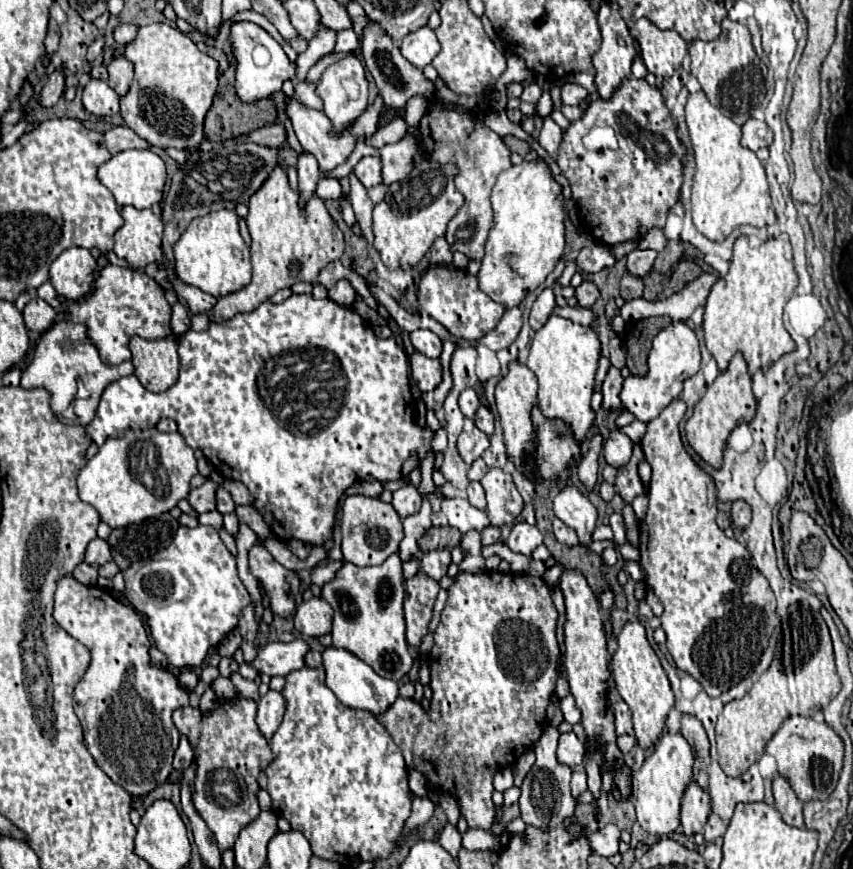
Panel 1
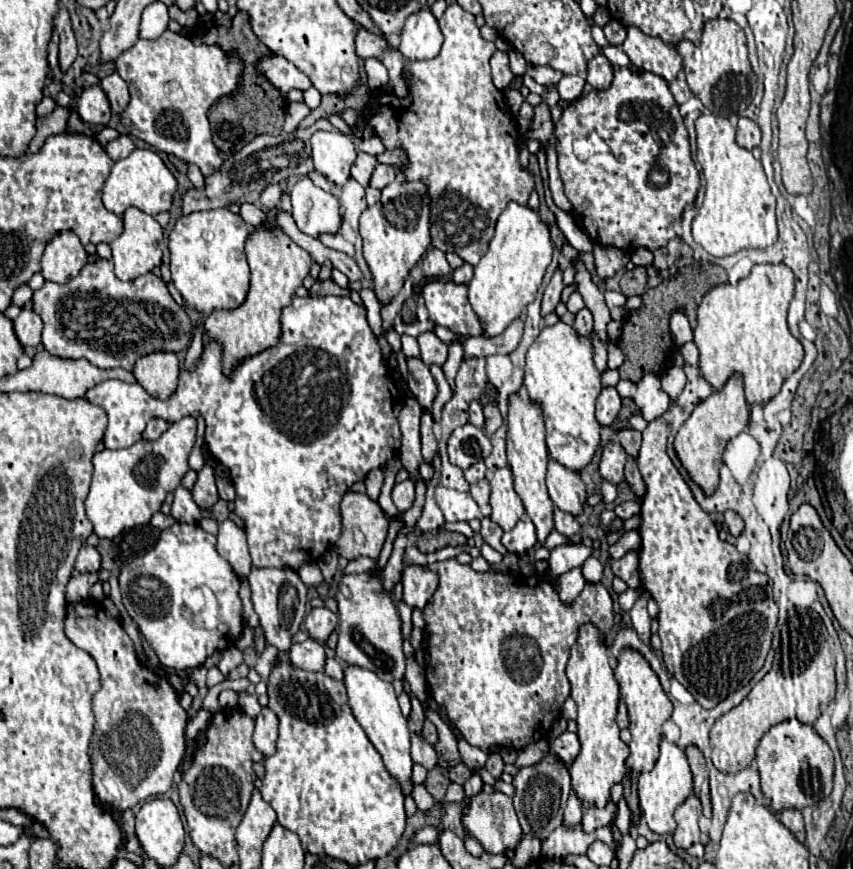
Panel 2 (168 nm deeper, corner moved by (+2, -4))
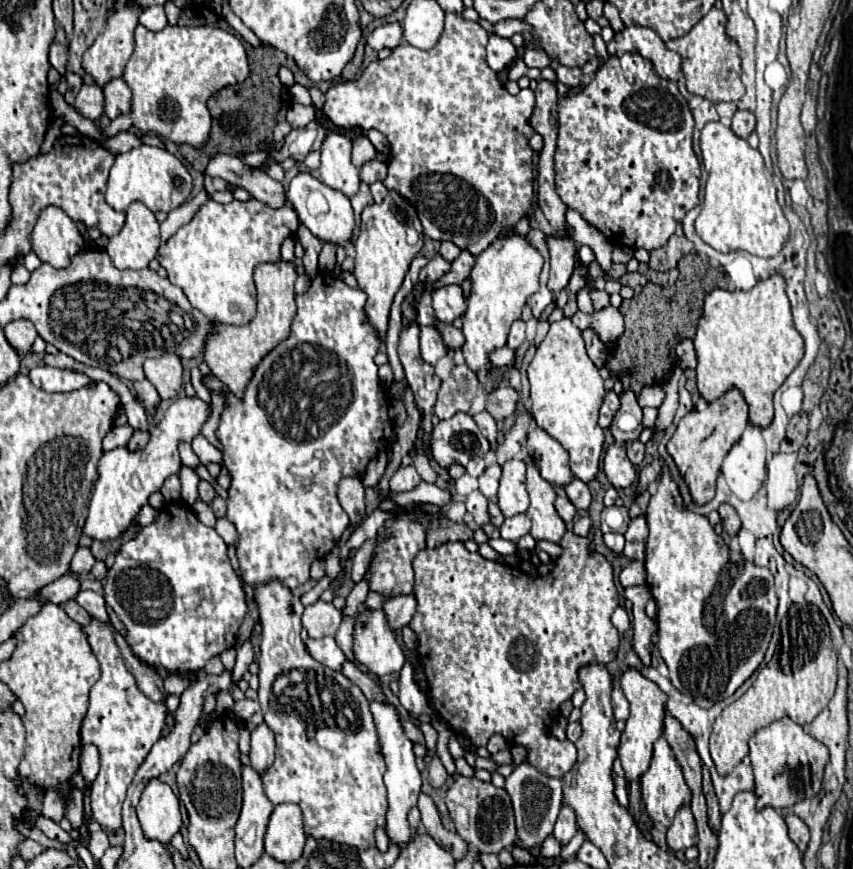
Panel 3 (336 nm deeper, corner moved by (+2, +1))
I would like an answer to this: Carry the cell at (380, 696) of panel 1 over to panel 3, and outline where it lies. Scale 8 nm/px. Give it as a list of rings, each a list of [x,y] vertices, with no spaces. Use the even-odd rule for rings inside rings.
[[[370,702],[370,710],[374,714],[374,724],[378,728],[378,738],[382,744],[382,754],[386,760],[386,774],[384,774],[384,784],[388,788],[388,814],[386,814],[386,834],[388,838],[402,850],[408,846],[410,838],[412,838],[412,830],[408,826],[408,810],[412,806],[416,806],[418,802],[418,794],[420,794],[420,786],[422,786],[422,776],[420,770],[416,768],[416,756],[412,750],[412,742],[406,738],[406,734],[402,732],[402,724],[400,718],[396,714],[396,708],[392,704],[382,704],[382,702]]]

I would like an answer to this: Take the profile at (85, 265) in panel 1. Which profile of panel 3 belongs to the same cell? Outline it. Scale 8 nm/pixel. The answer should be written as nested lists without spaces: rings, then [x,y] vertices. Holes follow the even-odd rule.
[[[46,206],[40,212],[30,242],[38,258],[56,268],[68,266],[72,256],[84,248],[84,238],[76,228],[76,222],[58,206]]]

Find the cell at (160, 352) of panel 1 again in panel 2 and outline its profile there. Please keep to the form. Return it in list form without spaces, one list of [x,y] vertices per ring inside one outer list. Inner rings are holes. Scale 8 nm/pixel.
[[[156,351],[144,355],[134,365],[134,377],[144,391],[156,399],[168,399],[176,391],[180,363],[176,353]]]

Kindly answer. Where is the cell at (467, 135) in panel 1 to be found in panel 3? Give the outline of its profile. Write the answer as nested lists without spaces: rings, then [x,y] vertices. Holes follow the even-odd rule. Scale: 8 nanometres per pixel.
[[[448,12],[446,14],[444,32],[442,32],[442,36],[440,36],[440,40],[436,42],[434,48],[420,50],[420,48],[414,48],[414,46],[410,46],[406,42],[396,46],[394,52],[388,58],[370,62],[356,80],[352,80],[352,82],[338,82],[336,86],[332,86],[324,94],[326,102],[322,106],[322,112],[326,114],[326,118],[338,128],[356,128],[356,126],[360,126],[364,130],[370,130],[370,128],[380,130],[388,138],[388,144],[390,144],[388,176],[384,178],[384,186],[388,190],[398,192],[404,200],[408,200],[416,208],[416,214],[418,214],[418,218],[420,218],[420,222],[424,226],[424,234],[426,236],[430,236],[432,240],[440,240],[440,242],[442,240],[450,240],[458,248],[470,250],[470,254],[474,254],[474,256],[482,254],[506,228],[514,226],[522,216],[528,214],[530,204],[532,204],[532,194],[534,194],[534,188],[532,188],[532,184],[534,184],[534,174],[532,174],[532,154],[534,154],[534,150],[528,144],[530,136],[534,134],[534,128],[530,126],[530,118],[532,118],[534,104],[536,104],[534,92],[530,88],[524,88],[516,96],[510,94],[500,84],[496,72],[486,62],[486,44],[488,44],[488,32],[478,22],[468,22],[460,14]]]

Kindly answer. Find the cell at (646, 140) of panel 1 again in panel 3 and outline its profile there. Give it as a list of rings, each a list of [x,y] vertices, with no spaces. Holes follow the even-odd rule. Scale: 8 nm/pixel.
[[[638,54],[610,56],[578,94],[558,100],[558,144],[554,154],[556,192],[568,208],[596,226],[612,244],[656,250],[674,234],[684,214],[700,202],[700,164],[692,150],[694,120],[674,82],[662,80]],[[648,66],[648,74],[644,68]],[[682,112],[682,118],[680,118]],[[650,124],[650,126],[648,126]],[[616,128],[616,132],[614,132]],[[666,182],[666,186],[664,186]]]

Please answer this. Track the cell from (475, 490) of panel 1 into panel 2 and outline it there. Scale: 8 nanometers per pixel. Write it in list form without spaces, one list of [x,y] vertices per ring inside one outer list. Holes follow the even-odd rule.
[[[482,479],[480,483],[476,483],[476,485],[472,485],[470,487],[470,495],[472,495],[472,499],[482,507],[482,505],[488,505],[488,495],[490,495],[490,483],[488,483],[488,479]]]

